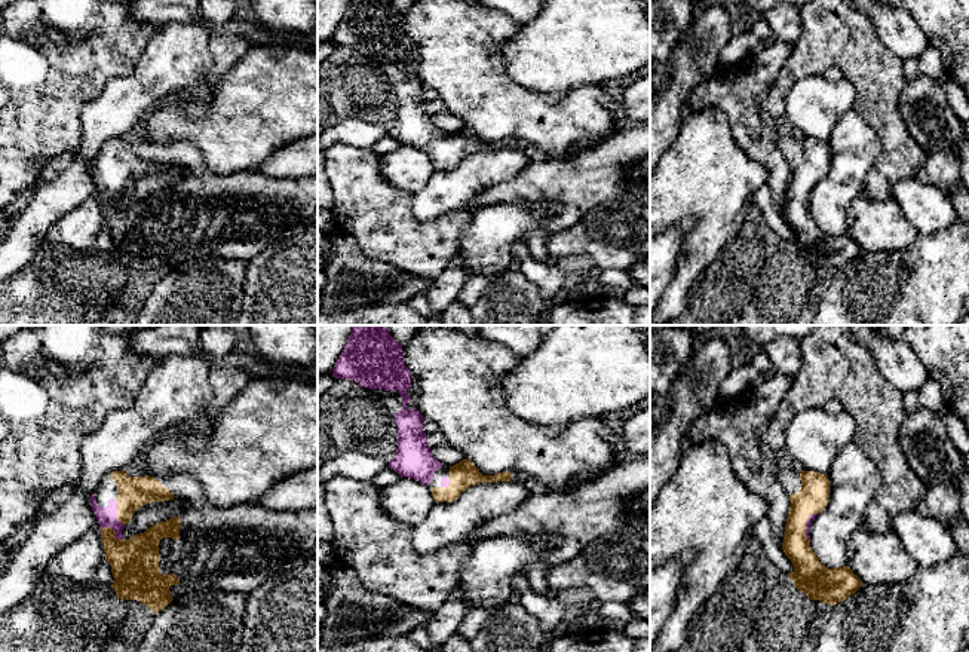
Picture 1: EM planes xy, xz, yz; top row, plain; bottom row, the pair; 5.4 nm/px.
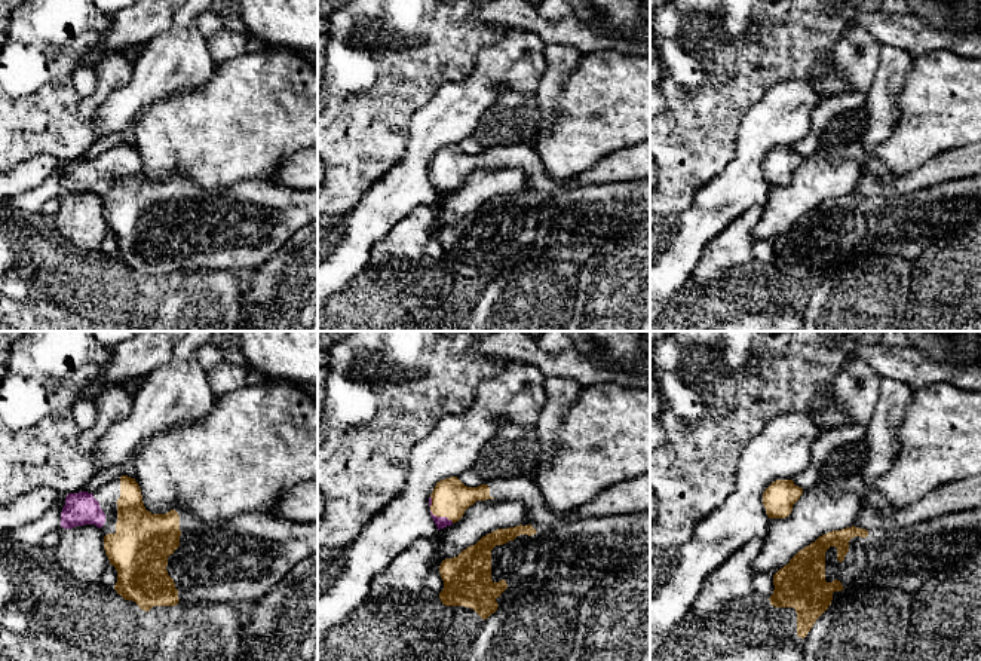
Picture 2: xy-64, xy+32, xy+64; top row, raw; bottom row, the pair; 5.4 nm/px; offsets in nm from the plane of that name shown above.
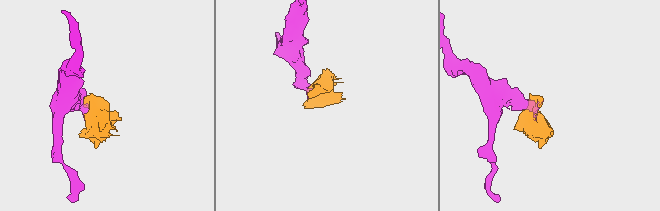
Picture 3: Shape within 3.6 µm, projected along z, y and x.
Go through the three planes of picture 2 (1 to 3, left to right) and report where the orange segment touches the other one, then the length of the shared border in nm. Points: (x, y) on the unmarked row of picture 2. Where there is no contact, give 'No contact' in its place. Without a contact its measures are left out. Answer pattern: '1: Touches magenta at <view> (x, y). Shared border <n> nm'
1: No contact
2: Touches magenta at xy+32 (441, 184). Shared border 140 nm
3: No contact

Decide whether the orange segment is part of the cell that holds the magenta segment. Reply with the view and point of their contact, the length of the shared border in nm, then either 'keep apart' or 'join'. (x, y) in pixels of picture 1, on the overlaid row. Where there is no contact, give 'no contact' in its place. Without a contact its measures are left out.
xy (113, 529) | 160 nm | join

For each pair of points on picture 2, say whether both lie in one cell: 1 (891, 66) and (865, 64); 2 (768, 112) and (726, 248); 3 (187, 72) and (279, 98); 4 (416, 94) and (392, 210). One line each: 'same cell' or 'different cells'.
1: different cells
2: different cells
3: different cells
4: different cells

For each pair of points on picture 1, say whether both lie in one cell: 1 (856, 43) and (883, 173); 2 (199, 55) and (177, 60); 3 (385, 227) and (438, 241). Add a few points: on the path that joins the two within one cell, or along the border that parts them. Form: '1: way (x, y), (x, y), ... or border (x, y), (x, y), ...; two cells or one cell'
1: way (877, 76), (877, 104), (891, 128), (891, 140); one cell
2: way (193, 58), (183, 58); one cell
3: way (398, 239), (425, 241); one cell

